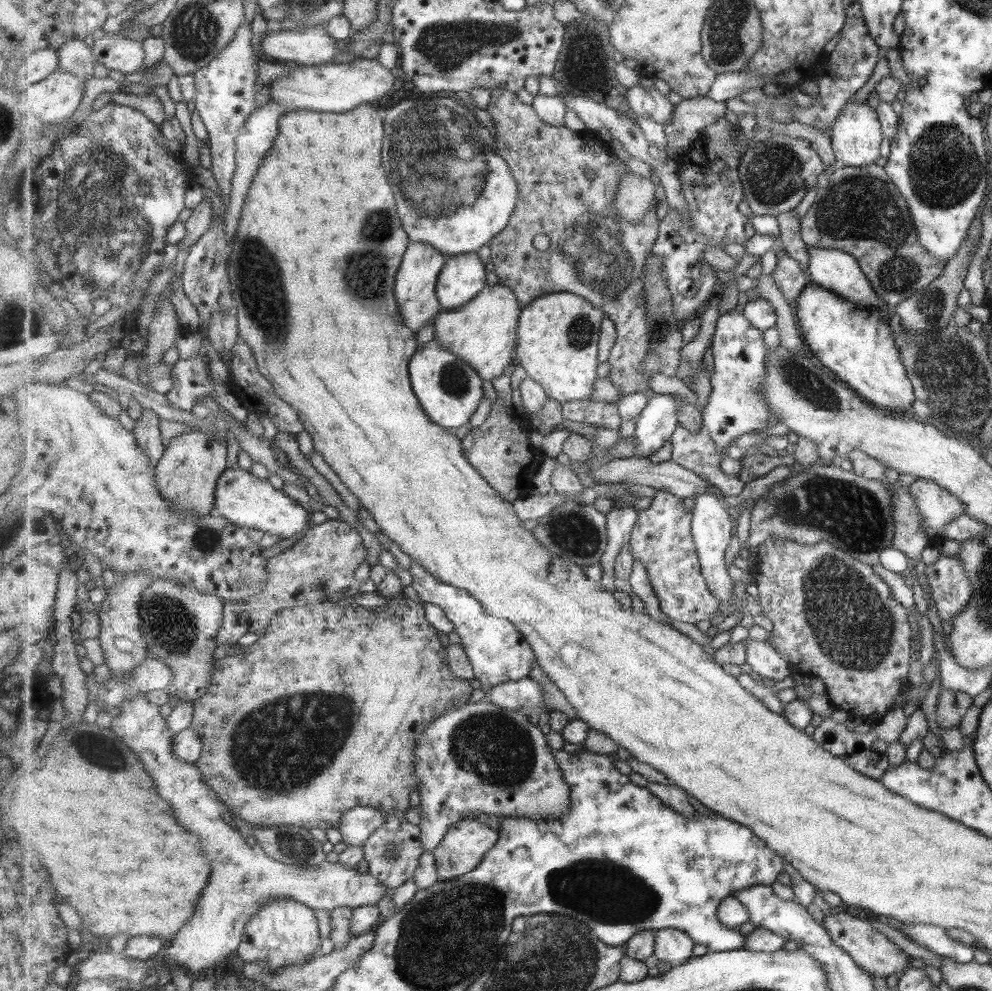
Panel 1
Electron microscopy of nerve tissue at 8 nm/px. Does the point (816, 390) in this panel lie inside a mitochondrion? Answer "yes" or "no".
yes

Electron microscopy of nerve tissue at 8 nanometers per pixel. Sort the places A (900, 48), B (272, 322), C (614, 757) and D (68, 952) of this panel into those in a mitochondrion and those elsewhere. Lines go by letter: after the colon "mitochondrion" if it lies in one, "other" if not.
A: other
B: mitochondrion
C: other
D: other

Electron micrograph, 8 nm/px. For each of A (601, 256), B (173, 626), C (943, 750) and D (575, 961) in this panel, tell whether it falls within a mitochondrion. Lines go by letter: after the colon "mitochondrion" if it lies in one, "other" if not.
A: mitochondrion
B: mitochondrion
C: other
D: mitochondrion

